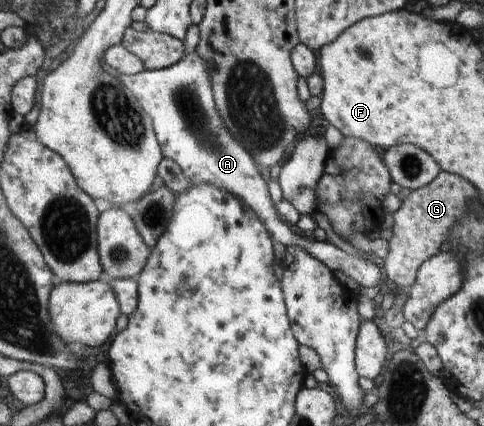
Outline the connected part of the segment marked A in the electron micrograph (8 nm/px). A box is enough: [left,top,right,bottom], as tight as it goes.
[117,50,398,294]

